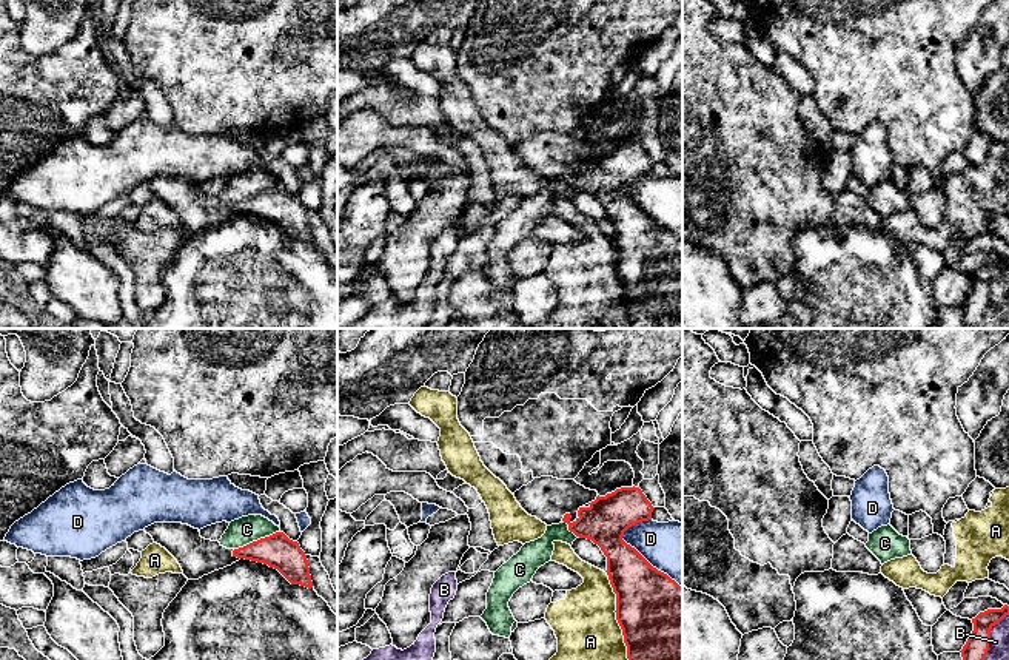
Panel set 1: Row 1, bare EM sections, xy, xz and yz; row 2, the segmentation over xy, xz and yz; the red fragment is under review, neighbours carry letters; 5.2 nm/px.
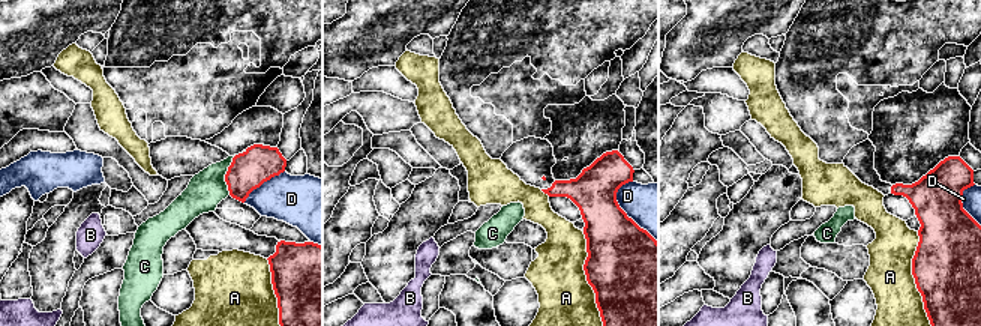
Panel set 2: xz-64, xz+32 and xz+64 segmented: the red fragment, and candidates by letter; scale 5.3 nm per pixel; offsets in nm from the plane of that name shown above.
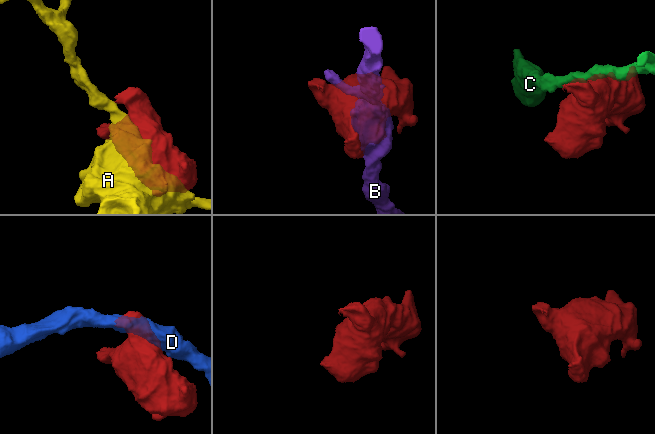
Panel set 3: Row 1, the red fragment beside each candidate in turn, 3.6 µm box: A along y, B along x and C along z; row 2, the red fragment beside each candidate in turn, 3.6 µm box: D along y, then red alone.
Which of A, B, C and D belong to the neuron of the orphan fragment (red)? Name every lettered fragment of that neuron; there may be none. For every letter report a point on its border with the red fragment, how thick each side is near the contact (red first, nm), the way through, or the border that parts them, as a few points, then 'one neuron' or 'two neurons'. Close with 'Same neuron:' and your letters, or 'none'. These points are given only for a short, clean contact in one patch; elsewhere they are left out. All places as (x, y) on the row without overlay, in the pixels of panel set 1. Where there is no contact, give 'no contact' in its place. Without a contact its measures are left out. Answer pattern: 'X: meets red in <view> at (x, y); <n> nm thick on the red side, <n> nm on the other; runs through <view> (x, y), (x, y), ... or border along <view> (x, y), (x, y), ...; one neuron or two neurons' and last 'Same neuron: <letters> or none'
A: meets red in xz at (618, 276); 440 nm thick on the red side, 380 nm on the other; two neurons
B: meets red in yz at (988, 298); 130 nm thick on the red side, 130 nm on the other; two neurons
C: meets red in xy at (258, 195); 180 nm thick on the red side, 140 nm on the other; two neurons
D: meets red in xz at (644, 213); 360 nm thick on the red side, 280 nm on the other; two neurons
Same neuron: none

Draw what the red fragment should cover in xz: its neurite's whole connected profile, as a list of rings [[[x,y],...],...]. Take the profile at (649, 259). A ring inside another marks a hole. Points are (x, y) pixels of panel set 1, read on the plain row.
[[[535,133],[515,148],[531,171],[547,180],[567,177],[579,193],[592,194],[607,211],[607,230],[616,248],[616,274],[627,301],[629,328],[682,328],[682,242],[653,222],[622,191],[633,179],[652,174],[653,160],[639,142],[621,142],[605,151],[575,134]]]

